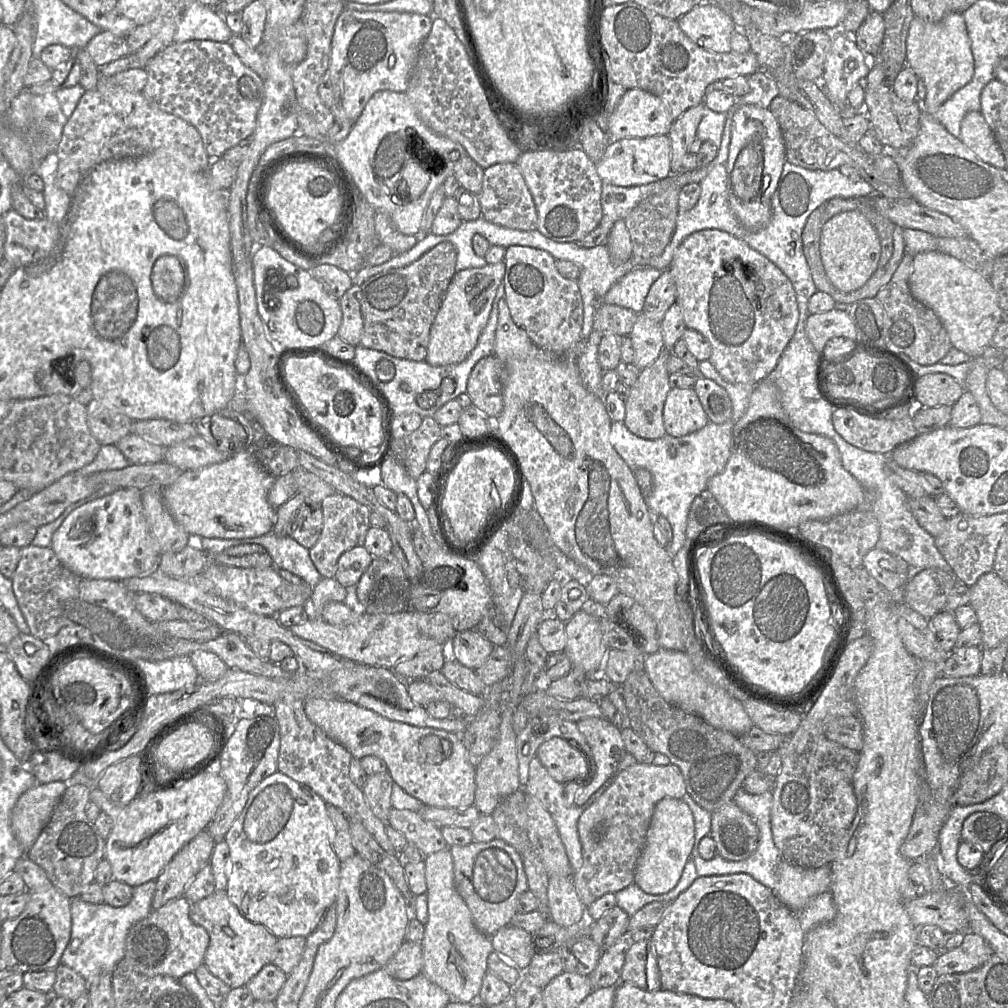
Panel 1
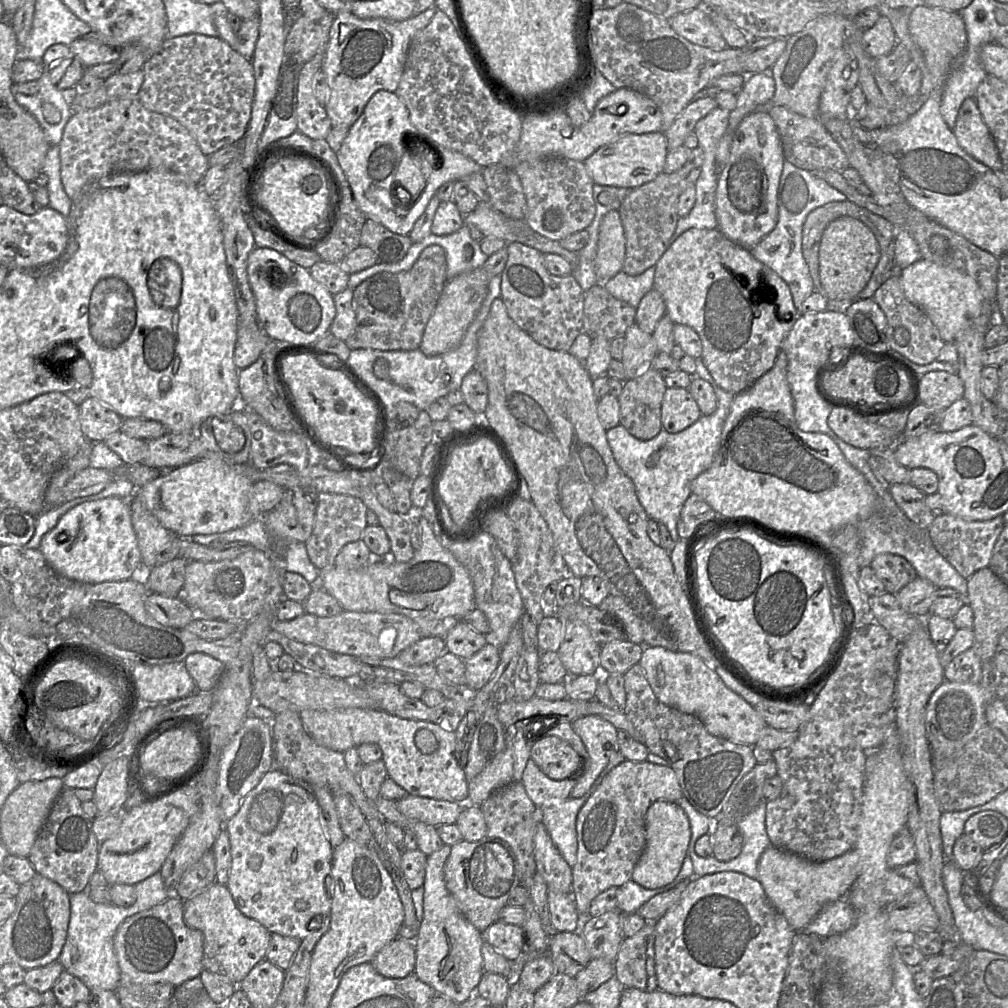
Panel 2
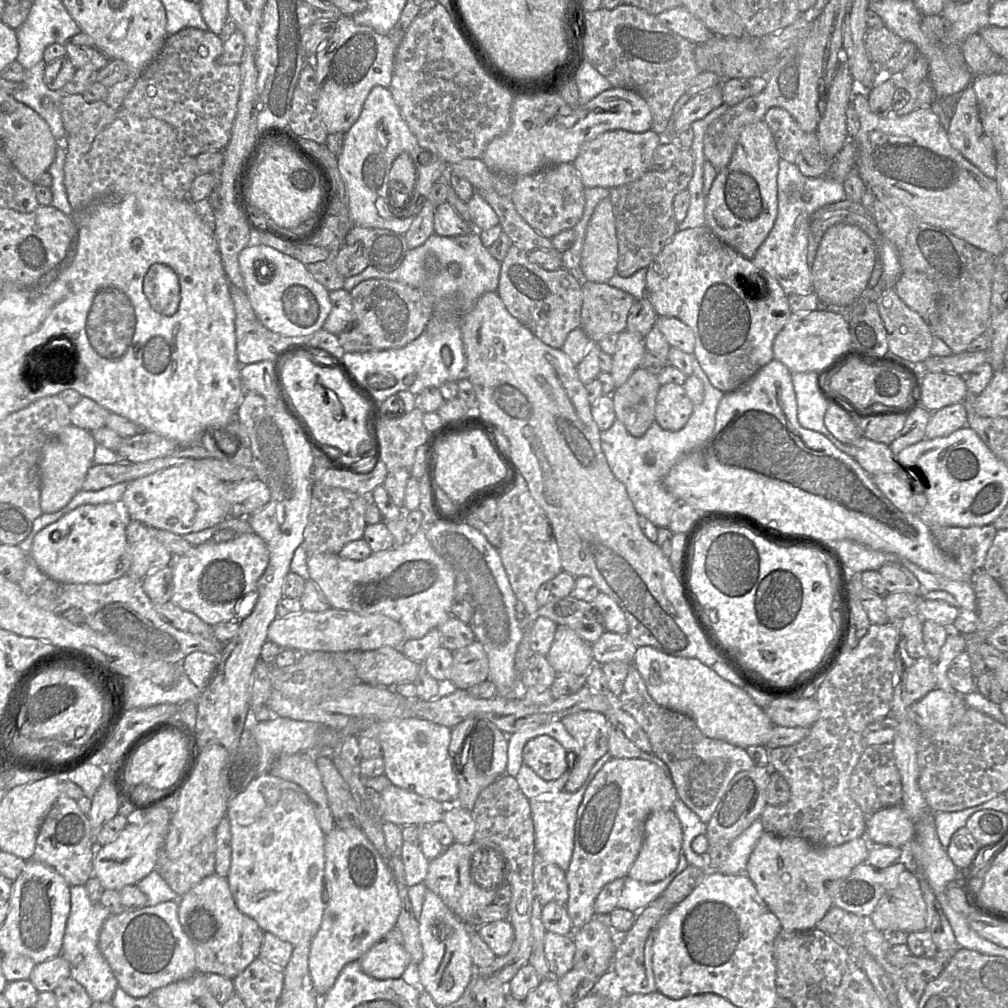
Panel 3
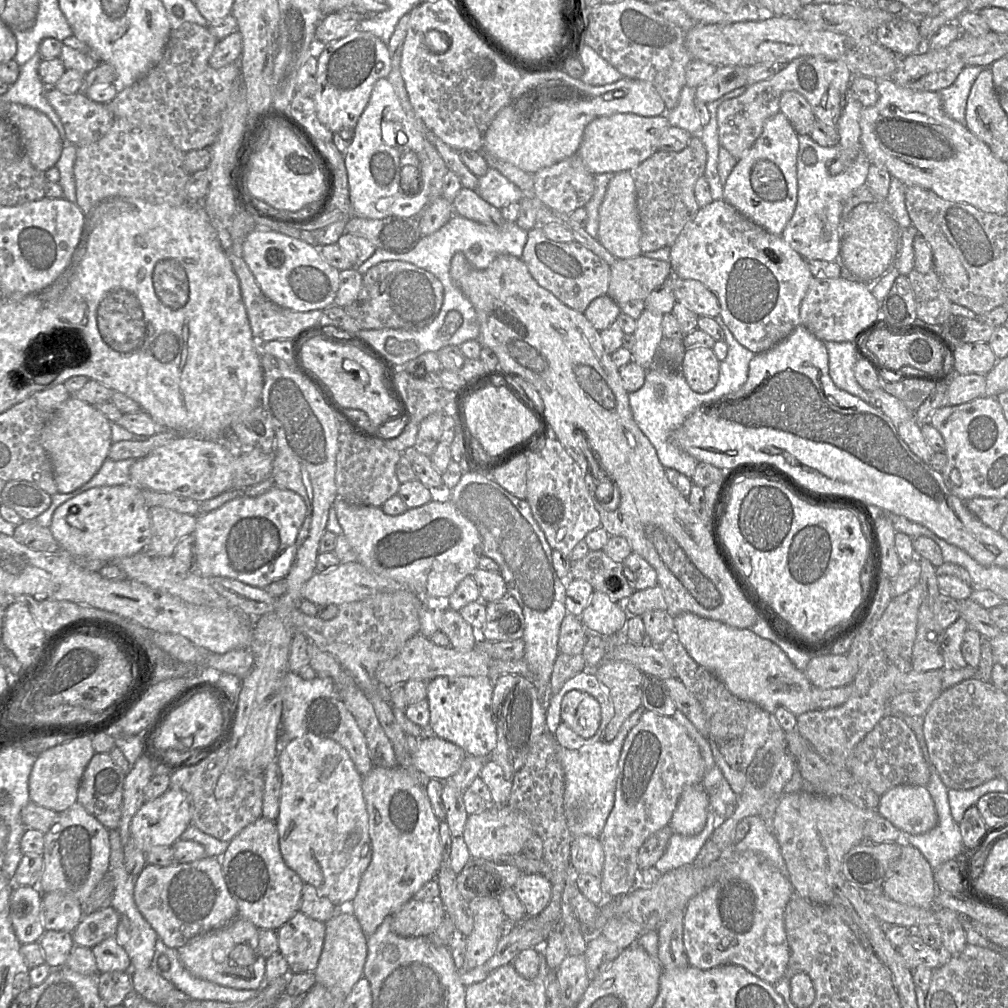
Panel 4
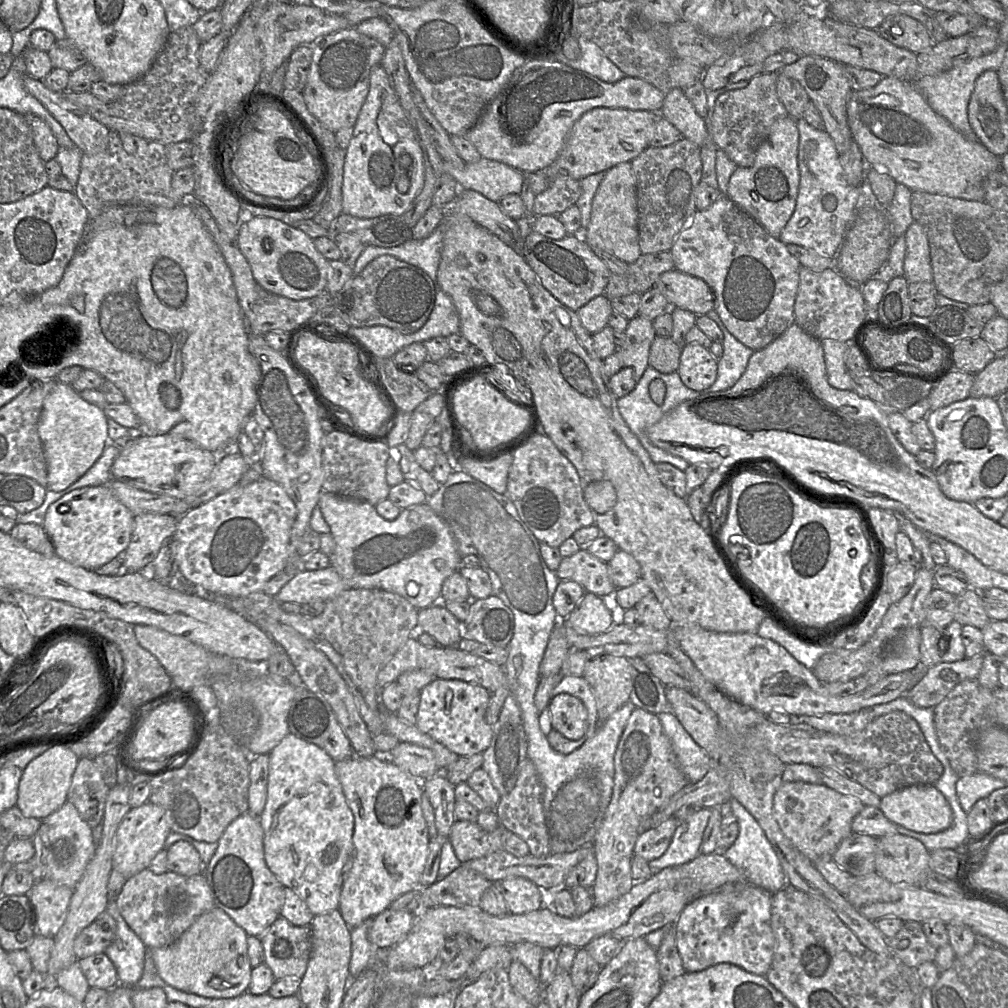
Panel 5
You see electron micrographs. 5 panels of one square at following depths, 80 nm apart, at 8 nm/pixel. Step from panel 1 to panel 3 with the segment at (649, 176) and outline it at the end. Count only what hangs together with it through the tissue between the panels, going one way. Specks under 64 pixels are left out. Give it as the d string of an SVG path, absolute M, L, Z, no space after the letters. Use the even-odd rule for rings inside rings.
M623 129L606 131L586 142L573 163L585 187L619 187L634 182L651 169L654 152L661 143L661 135L652 129L645 132Z

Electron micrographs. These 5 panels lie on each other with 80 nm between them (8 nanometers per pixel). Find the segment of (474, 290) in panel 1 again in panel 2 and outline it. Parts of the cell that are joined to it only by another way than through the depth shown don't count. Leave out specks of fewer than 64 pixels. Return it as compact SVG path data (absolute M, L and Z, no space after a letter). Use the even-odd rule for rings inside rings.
M505 246L492 254L482 267L461 273L447 281L422 336L419 349L426 356L443 354L459 345L487 296L491 279L502 274L507 259L508 250Z

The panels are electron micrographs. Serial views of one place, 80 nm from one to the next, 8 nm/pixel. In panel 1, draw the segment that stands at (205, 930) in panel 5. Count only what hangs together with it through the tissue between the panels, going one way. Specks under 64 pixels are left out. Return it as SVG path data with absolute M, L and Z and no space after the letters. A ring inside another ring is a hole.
M214 891L208 897L191 903L189 915L191 920L203 927L209 935L209 945L204 955L203 964L212 975L223 981L231 989L246 986L265 965L271 963L278 938L263 925L244 918L229 900L226 891Z

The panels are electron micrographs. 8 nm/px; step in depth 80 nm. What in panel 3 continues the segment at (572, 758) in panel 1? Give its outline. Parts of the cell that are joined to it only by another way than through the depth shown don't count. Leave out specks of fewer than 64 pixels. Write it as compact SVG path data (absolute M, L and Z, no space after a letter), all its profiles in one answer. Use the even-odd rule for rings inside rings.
M538 736L523 749L523 764L545 781L558 780L568 771L567 751L550 736Z

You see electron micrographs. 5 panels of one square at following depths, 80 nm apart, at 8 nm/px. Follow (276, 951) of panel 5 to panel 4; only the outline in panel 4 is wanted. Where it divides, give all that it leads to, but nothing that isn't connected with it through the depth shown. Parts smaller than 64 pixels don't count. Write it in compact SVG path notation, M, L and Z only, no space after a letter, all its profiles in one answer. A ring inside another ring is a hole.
M298 911L276 931L278 951L287 961L290 973L313 972L324 944L325 922Z

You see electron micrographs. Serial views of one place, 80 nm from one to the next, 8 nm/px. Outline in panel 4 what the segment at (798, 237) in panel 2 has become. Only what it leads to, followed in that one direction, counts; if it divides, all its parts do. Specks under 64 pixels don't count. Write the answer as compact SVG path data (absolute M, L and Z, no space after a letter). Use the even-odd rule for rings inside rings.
M798 135L797 158L798 197L794 214L781 236L806 260L835 262L841 247L841 214L847 199L866 184L871 162L860 150L854 161L837 175L829 173L829 166L838 157L838 147L823 147L810 135Z

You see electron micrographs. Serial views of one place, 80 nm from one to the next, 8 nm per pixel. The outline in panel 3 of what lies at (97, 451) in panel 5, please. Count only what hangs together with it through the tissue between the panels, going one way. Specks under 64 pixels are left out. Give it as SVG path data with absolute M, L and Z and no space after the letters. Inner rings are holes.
M70 424L43 446L39 460L42 482L40 506L43 513L52 513L62 509L82 489L88 470L95 465L96 445L92 432Z

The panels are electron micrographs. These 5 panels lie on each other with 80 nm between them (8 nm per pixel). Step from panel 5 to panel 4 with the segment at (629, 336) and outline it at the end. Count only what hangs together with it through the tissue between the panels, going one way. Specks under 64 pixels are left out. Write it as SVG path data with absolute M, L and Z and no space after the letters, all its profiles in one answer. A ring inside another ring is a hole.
M644 310L636 319L630 347L631 361L644 369L651 367L658 345L663 339L662 318L663 315Z

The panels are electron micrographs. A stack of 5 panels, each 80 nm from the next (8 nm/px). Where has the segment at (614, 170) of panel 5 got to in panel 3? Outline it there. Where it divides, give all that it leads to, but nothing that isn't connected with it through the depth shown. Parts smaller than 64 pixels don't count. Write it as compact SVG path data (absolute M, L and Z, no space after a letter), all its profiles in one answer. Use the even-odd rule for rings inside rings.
M607 197L599 202L588 224L581 258L583 273L589 281L608 281L617 271L618 257L614 207Z

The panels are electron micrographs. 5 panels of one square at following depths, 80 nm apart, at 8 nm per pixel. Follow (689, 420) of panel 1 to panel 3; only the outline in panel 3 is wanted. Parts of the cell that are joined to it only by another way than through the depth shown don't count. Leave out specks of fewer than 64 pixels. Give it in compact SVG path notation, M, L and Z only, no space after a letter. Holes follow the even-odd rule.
M670 383L660 387L655 414L664 430L678 431L683 428L693 410L694 404L682 385Z

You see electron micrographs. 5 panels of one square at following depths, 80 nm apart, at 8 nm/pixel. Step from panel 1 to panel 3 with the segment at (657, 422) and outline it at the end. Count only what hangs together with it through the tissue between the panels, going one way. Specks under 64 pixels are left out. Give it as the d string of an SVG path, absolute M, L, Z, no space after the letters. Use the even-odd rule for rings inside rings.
M639 367L625 383L616 388L612 397L616 419L632 436L643 436L655 422L660 387L656 375Z

